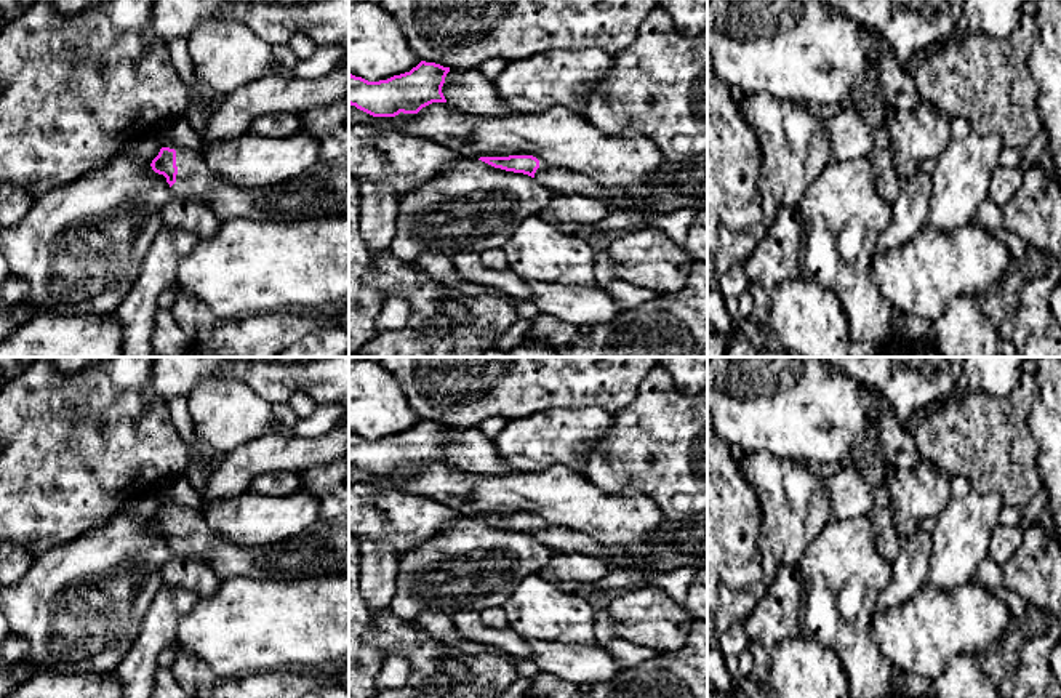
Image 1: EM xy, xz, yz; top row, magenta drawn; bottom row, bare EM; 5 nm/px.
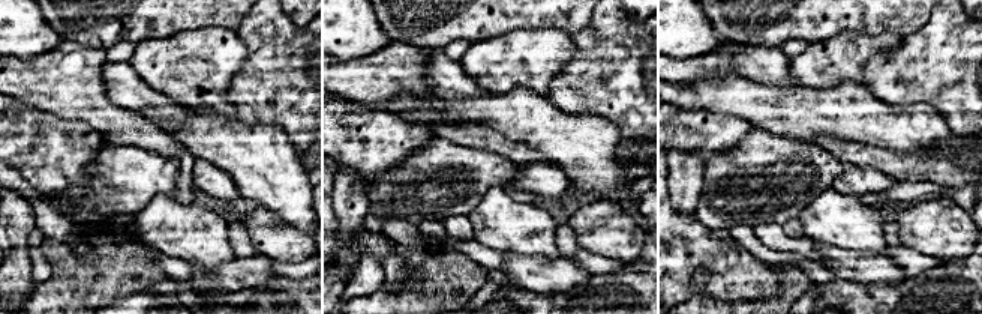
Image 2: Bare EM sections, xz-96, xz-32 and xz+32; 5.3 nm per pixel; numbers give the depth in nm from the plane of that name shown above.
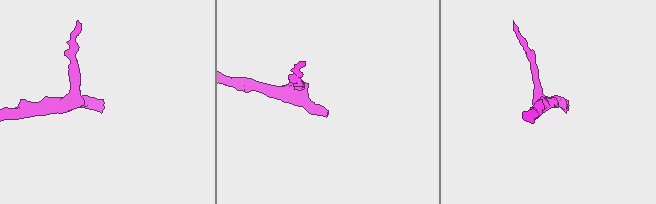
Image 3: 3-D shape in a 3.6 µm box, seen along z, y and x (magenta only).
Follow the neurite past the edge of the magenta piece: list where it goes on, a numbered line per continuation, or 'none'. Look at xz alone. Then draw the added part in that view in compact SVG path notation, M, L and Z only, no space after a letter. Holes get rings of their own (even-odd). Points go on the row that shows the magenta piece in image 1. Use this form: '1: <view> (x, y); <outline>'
1: xz (557, 180); M539 162L535 179L551 192L581 192L602 199L610 208L621 208L619 199L624 197L621 191L610 191L587 176L573 173L567 168L554 168L544 162Z

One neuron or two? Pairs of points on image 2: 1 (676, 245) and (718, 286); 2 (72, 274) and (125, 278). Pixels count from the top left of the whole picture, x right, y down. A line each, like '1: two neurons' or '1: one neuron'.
1: one neuron
2: one neuron

